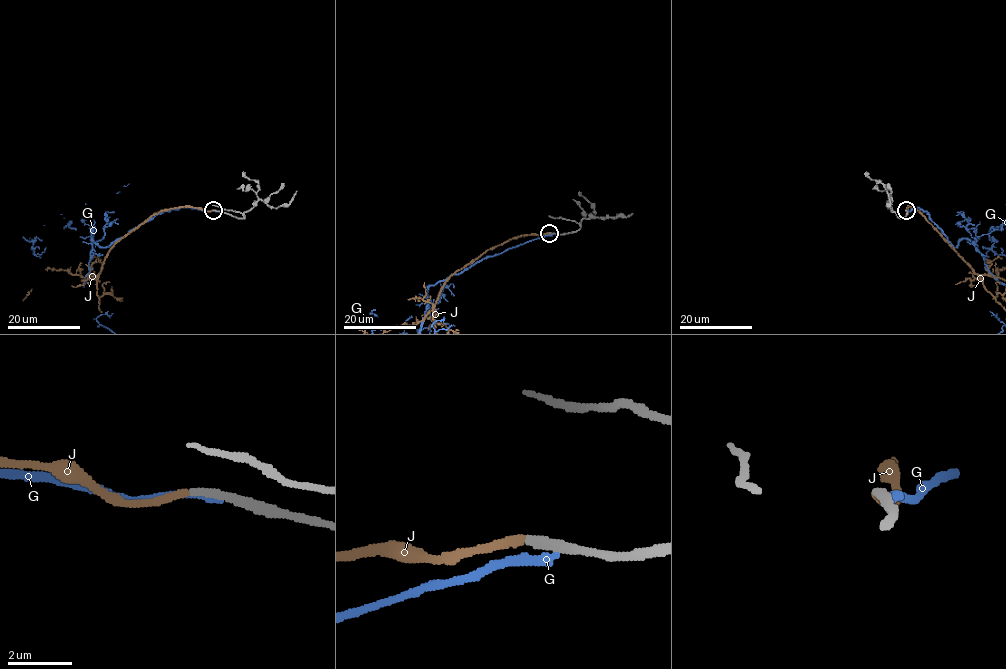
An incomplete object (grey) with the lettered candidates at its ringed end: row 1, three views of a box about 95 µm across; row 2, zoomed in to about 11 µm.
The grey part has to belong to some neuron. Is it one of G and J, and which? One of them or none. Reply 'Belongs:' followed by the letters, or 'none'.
Belongs: J

